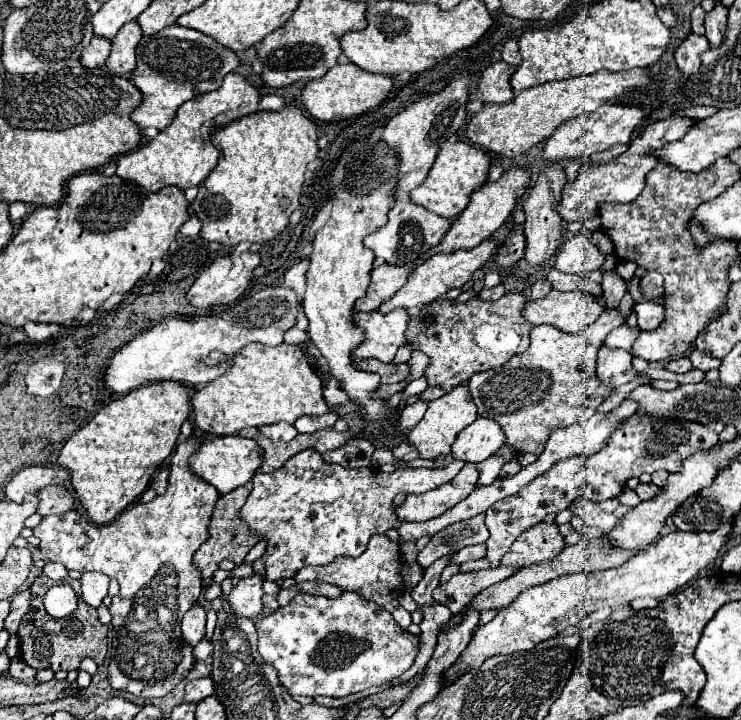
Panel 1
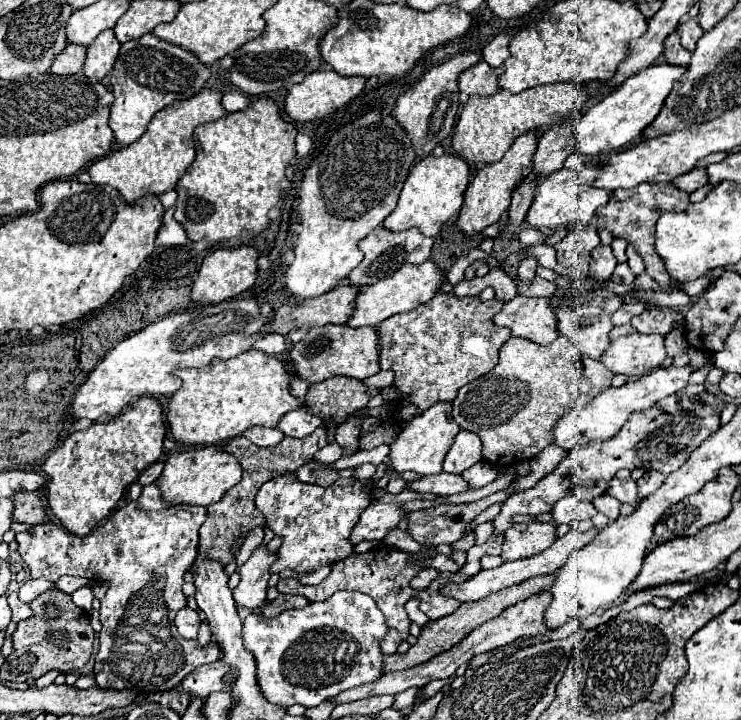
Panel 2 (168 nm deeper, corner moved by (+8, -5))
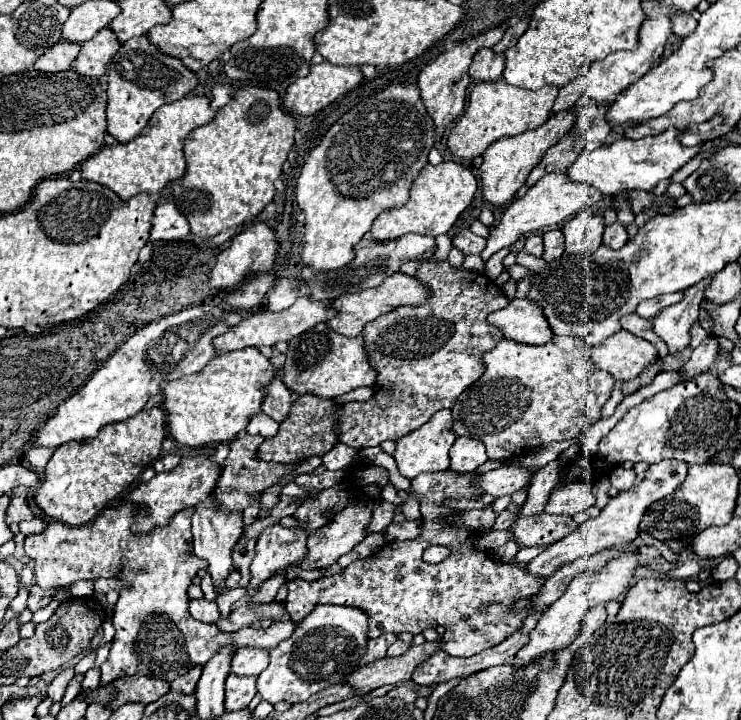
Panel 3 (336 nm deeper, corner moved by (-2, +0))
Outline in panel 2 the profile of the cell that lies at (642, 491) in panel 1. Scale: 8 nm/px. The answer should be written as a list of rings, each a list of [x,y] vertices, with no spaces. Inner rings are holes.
[[[612,478],[612,482],[608,482],[608,494],[618,498],[620,502],[628,502],[628,504],[636,504],[640,500],[638,486],[632,478],[628,478],[628,480]]]

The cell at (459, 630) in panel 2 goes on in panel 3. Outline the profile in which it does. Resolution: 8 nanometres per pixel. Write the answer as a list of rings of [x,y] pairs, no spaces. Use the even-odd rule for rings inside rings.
[[[440,641],[424,643],[418,647],[410,647],[402,657],[384,657],[370,665],[358,667],[350,677],[346,677],[344,685],[350,685],[358,697],[366,697],[370,691],[384,685],[398,685],[400,681],[408,681],[414,669],[426,661],[434,651],[440,649]]]

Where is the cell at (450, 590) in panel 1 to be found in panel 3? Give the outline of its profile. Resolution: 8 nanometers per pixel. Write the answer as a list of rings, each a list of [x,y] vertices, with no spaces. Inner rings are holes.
[[[664,459],[664,461],[658,461],[658,463],[650,465],[644,473],[636,475],[634,489],[628,489],[626,493],[618,493],[614,499],[610,499],[610,503],[600,511],[598,517],[590,519],[588,523],[578,527],[568,537],[564,537],[558,543],[550,545],[544,553],[540,553],[536,559],[532,559],[526,565],[526,569],[530,573],[534,573],[534,575],[550,577],[564,563],[572,563],[572,561],[576,561],[576,559],[580,559],[584,555],[594,555],[598,551],[612,549],[612,547],[618,547],[618,545],[634,541],[638,537],[638,523],[642,521],[642,515],[646,513],[646,509],[654,501],[674,493],[674,489],[686,479],[686,473],[688,473],[688,465],[682,463],[682,461],[674,461],[674,459]]]

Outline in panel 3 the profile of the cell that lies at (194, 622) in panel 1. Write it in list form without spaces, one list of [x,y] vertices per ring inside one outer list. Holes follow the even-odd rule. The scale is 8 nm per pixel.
[[[204,597],[190,601],[190,615],[202,623],[216,623],[220,619],[216,601],[208,601]]]

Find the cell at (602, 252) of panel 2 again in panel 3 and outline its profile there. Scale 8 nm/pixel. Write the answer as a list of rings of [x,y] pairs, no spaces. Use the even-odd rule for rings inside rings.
[[[616,221],[616,223],[612,223],[612,225],[606,225],[606,229],[604,229],[604,239],[602,239],[604,245],[608,245],[608,247],[612,247],[612,249],[620,249],[620,247],[626,243],[626,239],[628,239],[626,227],[624,227],[620,221]]]

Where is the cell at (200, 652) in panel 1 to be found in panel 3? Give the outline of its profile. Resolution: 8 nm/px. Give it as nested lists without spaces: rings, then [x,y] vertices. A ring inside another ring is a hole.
[[[230,589],[230,591],[222,591],[222,593],[216,597],[216,603],[218,603],[220,615],[222,615],[222,617],[230,615],[232,605],[234,605],[236,601],[240,601],[244,595],[246,595],[246,589]]]

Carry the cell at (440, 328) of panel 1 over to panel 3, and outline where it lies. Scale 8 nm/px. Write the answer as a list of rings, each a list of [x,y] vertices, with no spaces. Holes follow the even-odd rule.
[[[448,259],[444,261],[426,261],[422,263],[414,277],[418,281],[424,281],[428,287],[428,301],[424,305],[402,305],[370,323],[362,329],[362,339],[364,339],[364,349],[368,355],[368,361],[374,365],[378,377],[374,385],[374,395],[368,401],[356,401],[356,403],[344,403],[340,409],[336,409],[334,419],[338,423],[338,441],[354,447],[354,449],[366,449],[366,447],[376,447],[386,439],[398,441],[400,437],[412,433],[420,425],[424,425],[436,411],[440,409],[450,409],[456,401],[456,397],[470,385],[474,383],[480,373],[484,371],[482,367],[482,355],[502,339],[502,333],[494,329],[492,325],[486,323],[488,313],[502,309],[510,303],[506,295],[498,289],[498,285],[488,279],[484,273],[474,273],[466,271],[464,267],[454,269],[450,267]],[[398,347],[398,349],[394,349]],[[394,351],[400,351],[400,357],[394,357]]]

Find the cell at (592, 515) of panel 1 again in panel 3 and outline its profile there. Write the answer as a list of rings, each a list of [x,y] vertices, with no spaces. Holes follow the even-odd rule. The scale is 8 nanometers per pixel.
[[[574,481],[554,489],[544,505],[544,511],[552,515],[576,515],[578,511],[594,505],[594,501],[592,487],[584,481]]]

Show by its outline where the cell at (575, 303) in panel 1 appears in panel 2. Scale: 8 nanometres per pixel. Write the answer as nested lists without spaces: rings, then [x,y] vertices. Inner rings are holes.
[[[518,294],[494,316],[494,324],[510,328],[512,336],[528,338],[538,344],[550,344],[560,336],[556,330],[556,310],[552,310],[550,298]]]

